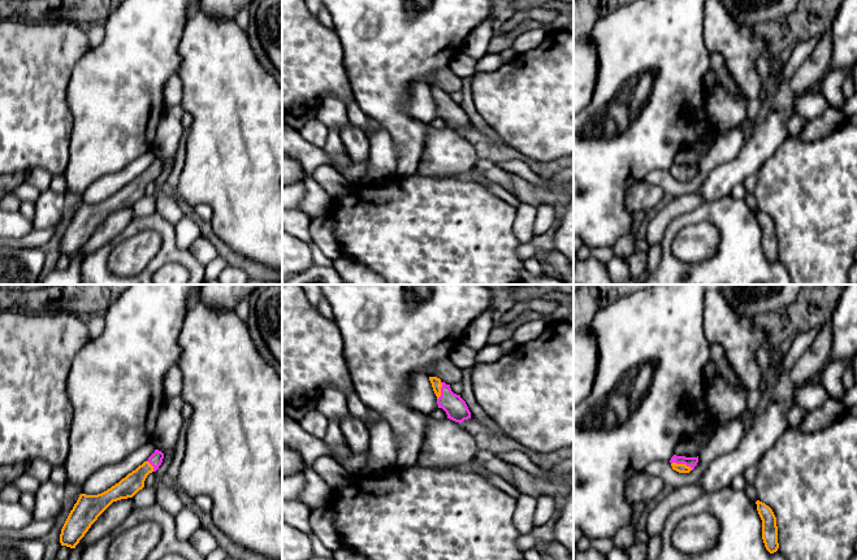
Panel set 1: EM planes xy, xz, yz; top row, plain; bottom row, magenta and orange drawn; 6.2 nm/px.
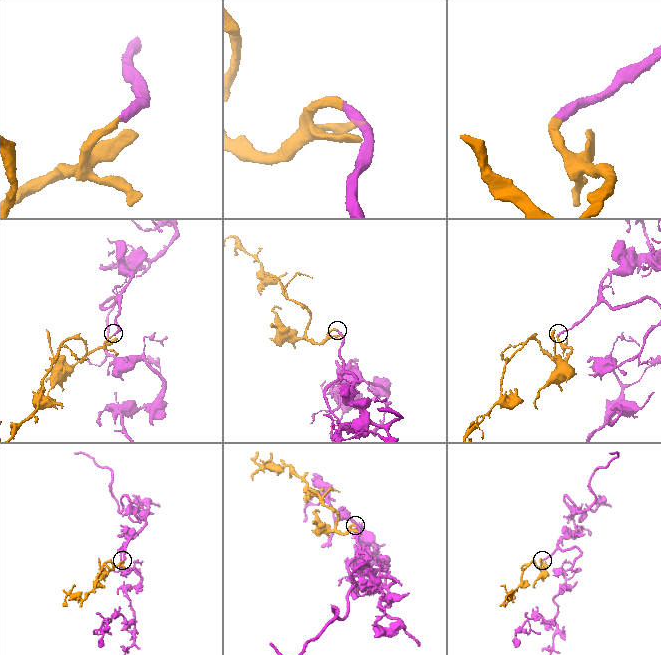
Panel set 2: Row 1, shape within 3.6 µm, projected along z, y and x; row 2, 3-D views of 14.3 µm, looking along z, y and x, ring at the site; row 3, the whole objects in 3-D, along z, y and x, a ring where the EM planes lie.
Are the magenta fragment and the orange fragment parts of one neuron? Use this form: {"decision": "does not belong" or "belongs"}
{"decision": "belongs"}

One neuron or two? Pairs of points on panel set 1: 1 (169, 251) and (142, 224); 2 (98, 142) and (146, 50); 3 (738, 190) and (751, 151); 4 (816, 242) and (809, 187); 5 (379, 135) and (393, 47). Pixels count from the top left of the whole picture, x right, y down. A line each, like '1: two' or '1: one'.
1: one
2: one
3: two
4: one
5: two

